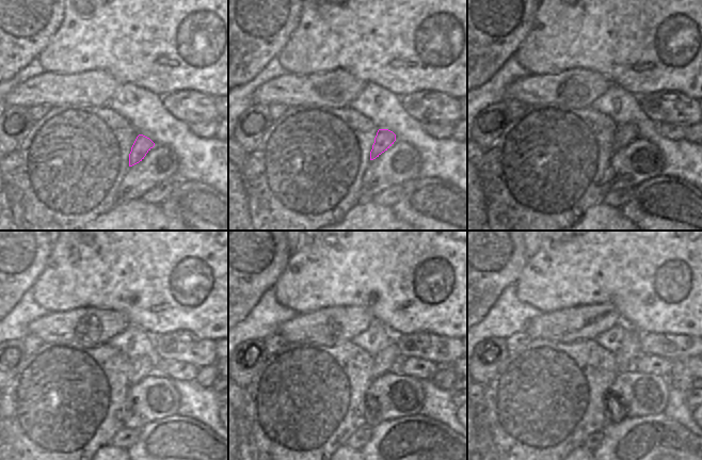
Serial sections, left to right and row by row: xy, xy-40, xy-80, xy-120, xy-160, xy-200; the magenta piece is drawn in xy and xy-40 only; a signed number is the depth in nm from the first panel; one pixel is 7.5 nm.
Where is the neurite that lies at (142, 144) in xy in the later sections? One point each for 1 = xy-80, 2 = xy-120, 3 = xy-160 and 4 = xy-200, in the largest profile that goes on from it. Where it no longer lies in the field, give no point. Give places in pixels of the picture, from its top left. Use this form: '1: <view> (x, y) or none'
1: xy-80 (625, 133)
2: xy-120 (145, 365)
3: xy-160 (386, 360)
4: xy-200 (629, 349)

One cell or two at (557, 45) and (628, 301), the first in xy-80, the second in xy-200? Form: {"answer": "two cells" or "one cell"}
{"answer": "one cell"}

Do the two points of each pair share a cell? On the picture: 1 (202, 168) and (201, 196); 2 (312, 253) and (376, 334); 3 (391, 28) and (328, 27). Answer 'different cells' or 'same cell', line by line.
1: different cells
2: different cells
3: same cell

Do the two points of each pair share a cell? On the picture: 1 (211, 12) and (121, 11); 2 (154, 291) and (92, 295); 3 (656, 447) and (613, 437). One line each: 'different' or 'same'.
1: same
2: same
3: same

